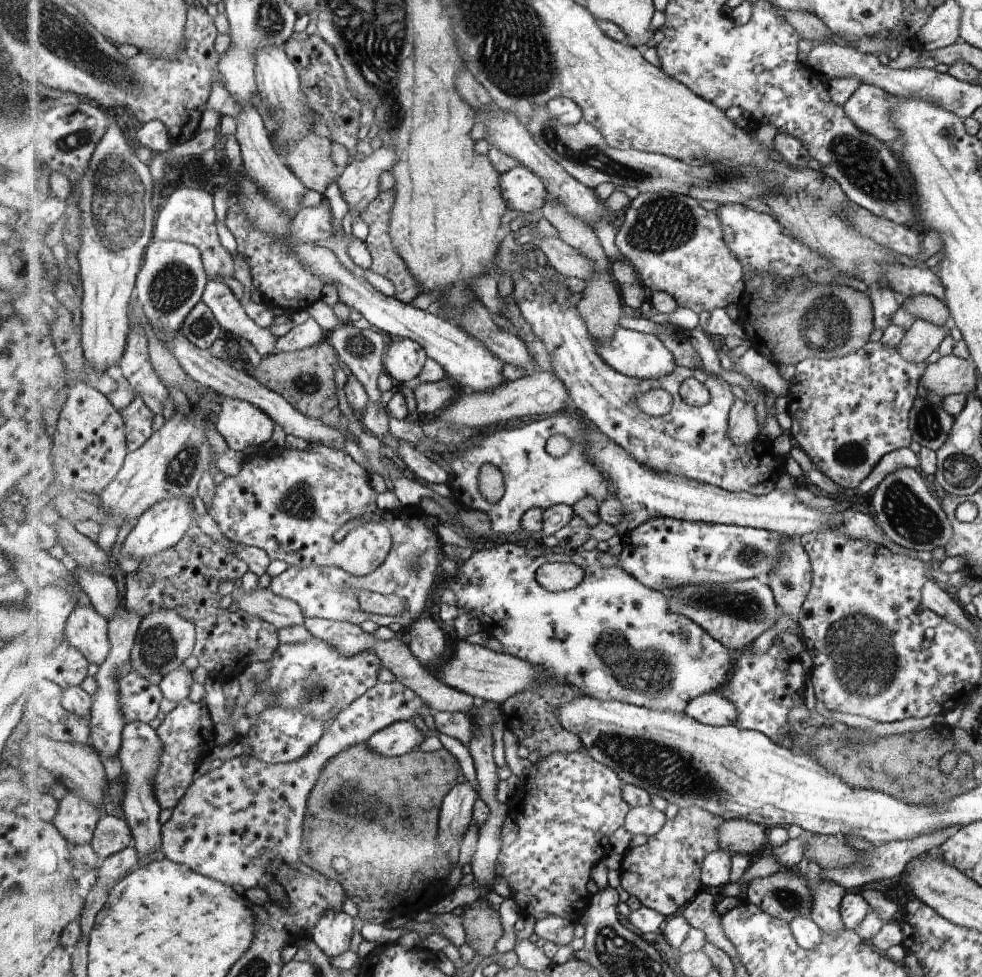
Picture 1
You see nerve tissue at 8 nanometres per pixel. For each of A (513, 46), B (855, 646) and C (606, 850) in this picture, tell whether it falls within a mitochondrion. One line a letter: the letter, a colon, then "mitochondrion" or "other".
A: mitochondrion
B: mitochondrion
C: other

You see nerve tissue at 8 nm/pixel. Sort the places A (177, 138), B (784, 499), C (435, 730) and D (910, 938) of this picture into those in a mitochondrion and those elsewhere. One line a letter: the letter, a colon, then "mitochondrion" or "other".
A: other
B: other
C: other
D: other

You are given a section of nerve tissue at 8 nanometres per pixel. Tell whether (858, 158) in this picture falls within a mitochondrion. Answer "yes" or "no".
yes

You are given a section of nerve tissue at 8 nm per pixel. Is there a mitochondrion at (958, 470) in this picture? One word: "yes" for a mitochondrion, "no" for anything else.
yes

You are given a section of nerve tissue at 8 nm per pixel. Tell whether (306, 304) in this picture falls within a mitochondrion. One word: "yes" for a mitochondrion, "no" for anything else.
no

